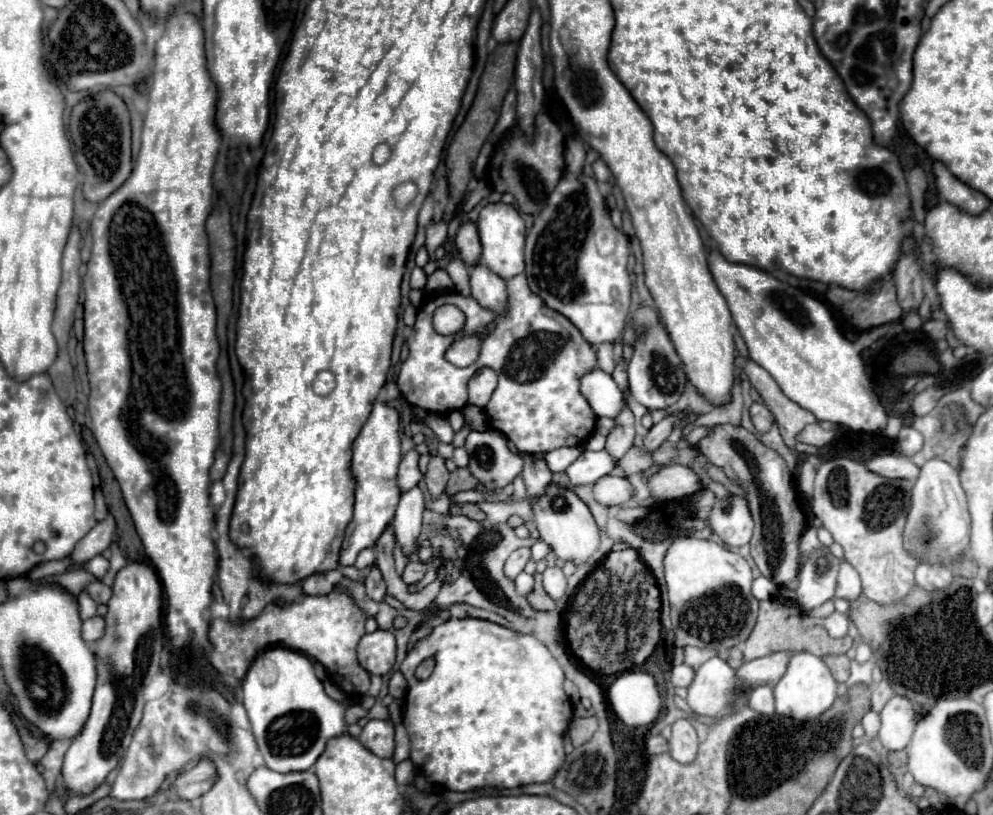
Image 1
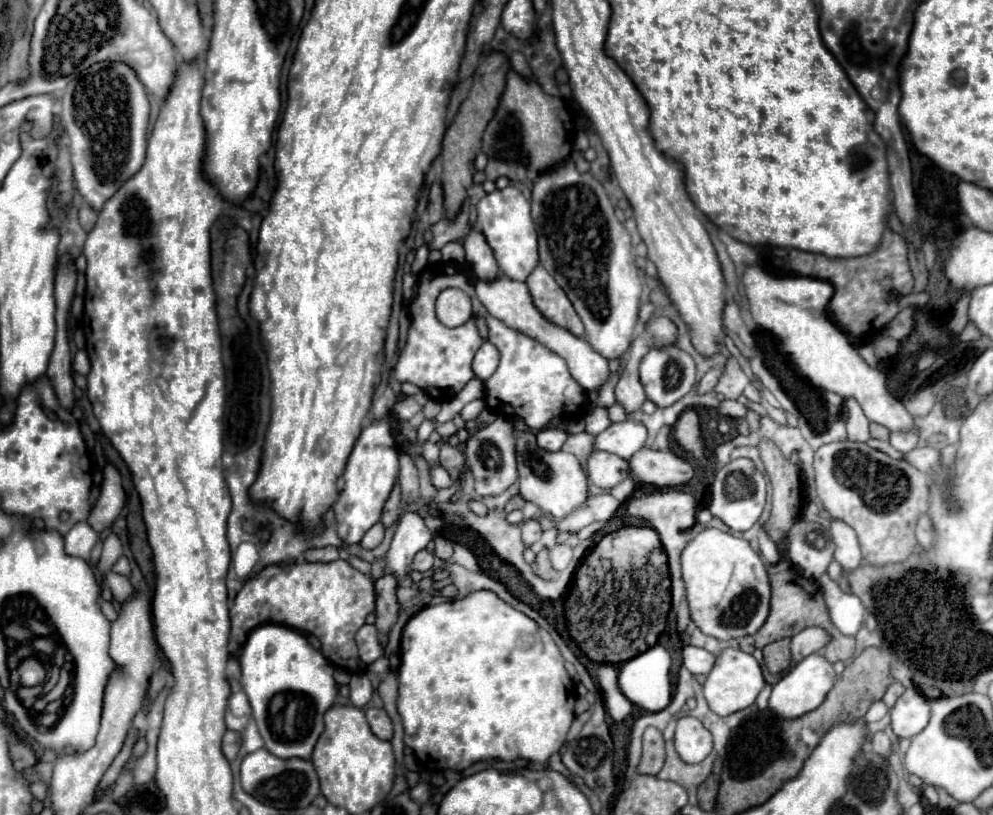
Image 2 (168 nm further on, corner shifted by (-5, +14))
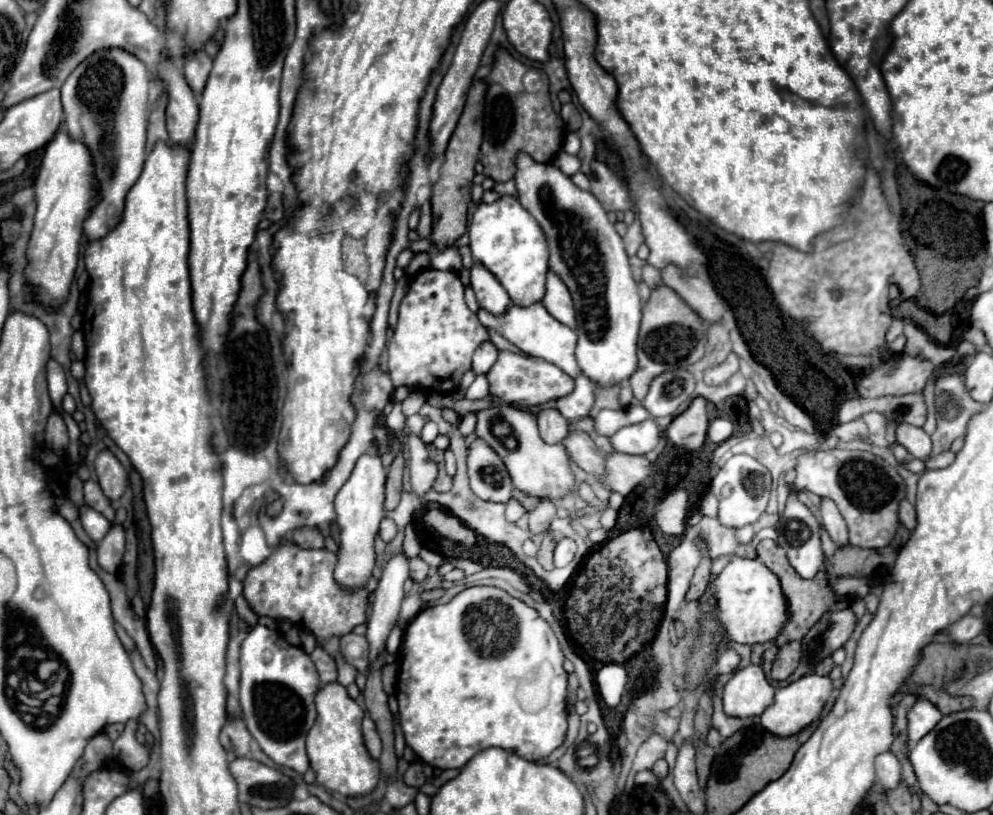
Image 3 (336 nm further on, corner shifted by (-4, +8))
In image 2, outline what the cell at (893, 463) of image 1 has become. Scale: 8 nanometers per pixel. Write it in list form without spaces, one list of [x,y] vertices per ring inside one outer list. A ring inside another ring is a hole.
[[[923,447],[923,449],[913,449],[911,453],[907,453],[905,461],[909,461],[911,465],[915,465],[921,471],[931,471],[933,467],[937,467],[941,463],[941,457],[939,457],[937,449]]]

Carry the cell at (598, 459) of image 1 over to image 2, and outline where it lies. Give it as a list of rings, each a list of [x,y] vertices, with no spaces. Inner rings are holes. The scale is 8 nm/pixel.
[[[627,419],[621,423],[613,423],[603,433],[599,433],[595,439],[597,439],[595,449],[615,453],[629,461],[633,457],[633,453],[637,453],[645,445],[647,429],[645,429],[645,425],[641,425],[633,419]]]

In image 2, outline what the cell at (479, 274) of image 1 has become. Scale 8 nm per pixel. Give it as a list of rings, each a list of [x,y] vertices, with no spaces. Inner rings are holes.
[[[497,277],[495,281],[477,281],[475,291],[477,291],[479,301],[485,305],[485,309],[495,319],[503,321],[505,325],[511,325],[511,329],[519,329],[521,333],[527,333],[527,337],[535,337],[535,341],[543,343],[553,353],[561,355],[567,361],[567,367],[569,367],[571,375],[575,377],[575,381],[583,389],[589,391],[589,389],[601,387],[607,381],[607,377],[609,377],[609,361],[605,357],[601,357],[599,353],[595,353],[585,339],[579,339],[573,333],[567,333],[567,329],[563,329],[559,325],[551,325],[551,321],[547,321],[539,313],[539,309],[535,309],[533,301],[531,301],[531,293],[529,293],[525,283],[519,283],[519,281],[513,281],[513,279],[505,279],[505,277]]]

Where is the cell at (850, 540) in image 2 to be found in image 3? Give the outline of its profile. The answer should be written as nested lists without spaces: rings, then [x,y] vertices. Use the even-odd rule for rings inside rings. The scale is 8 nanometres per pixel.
[[[822,499],[820,515],[822,515],[822,527],[828,531],[830,539],[838,547],[846,547],[848,545],[848,527],[846,527],[846,521],[842,519],[838,507],[834,503],[830,503],[828,499]]]

